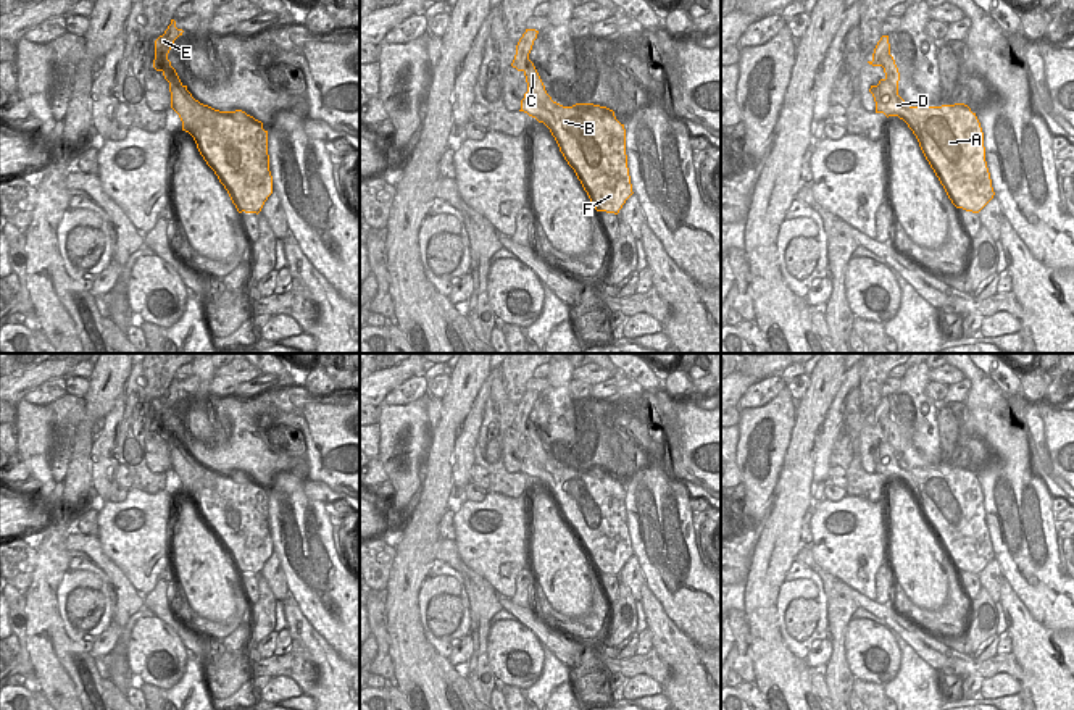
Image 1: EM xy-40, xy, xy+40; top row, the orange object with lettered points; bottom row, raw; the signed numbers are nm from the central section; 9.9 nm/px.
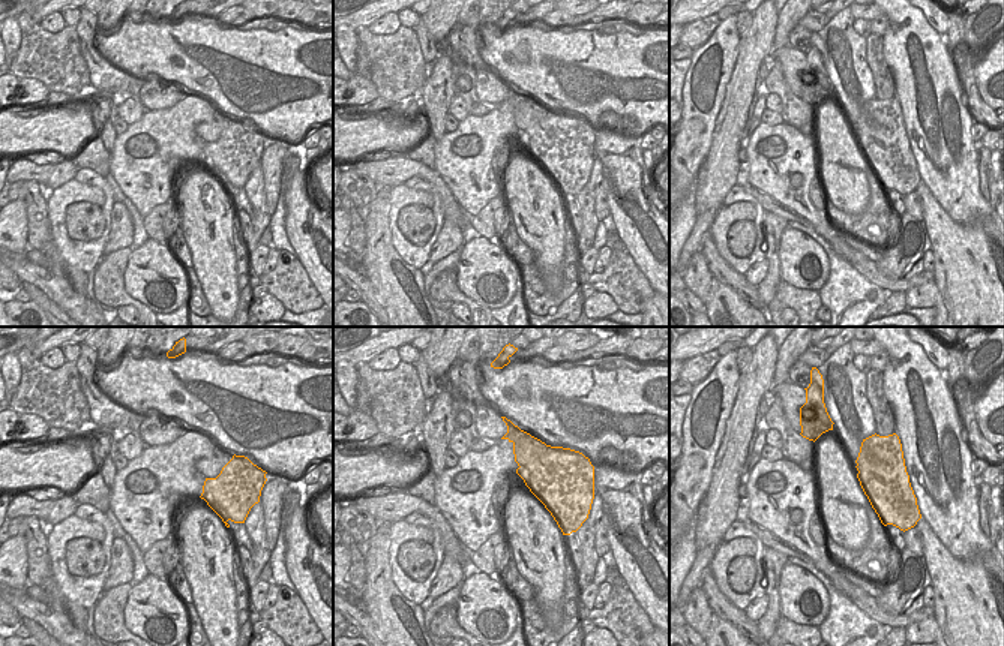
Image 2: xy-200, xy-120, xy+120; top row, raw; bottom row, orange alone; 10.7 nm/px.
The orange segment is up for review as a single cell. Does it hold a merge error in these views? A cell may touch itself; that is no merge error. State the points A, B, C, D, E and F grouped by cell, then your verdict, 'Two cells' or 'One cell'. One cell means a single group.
Groups: A B D E F / C. Two cells.

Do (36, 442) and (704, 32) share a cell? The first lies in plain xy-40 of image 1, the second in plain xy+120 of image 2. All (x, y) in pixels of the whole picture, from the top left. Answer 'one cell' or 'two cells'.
two cells

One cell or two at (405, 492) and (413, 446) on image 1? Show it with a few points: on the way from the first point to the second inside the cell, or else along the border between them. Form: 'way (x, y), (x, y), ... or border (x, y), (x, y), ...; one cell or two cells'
way (405, 481), (412, 457); one cell

